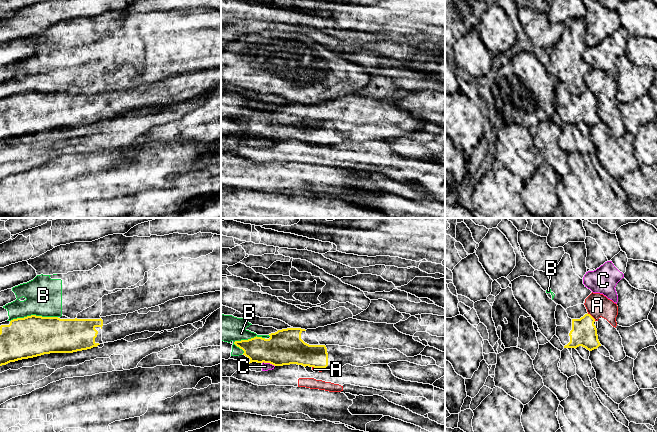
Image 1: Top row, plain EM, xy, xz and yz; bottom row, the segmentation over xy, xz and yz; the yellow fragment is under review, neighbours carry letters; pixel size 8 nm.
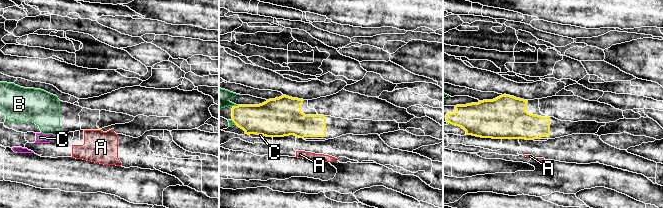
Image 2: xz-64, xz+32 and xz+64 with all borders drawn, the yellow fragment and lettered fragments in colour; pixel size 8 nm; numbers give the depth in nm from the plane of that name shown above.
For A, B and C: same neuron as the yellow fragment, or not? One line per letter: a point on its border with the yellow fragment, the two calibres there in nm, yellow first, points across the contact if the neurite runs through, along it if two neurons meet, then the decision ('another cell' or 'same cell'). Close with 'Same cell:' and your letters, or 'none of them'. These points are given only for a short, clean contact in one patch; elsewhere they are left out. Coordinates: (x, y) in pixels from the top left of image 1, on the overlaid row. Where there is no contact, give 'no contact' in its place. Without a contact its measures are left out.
A: meets yellow in yz at (591, 316); 200 nm thick on the yellow side, 190 nm on the other; border along yz (587, 313), (595, 320); another cell
B: meets yellow in xy at (33, 315); 320 nm thick on the yellow side, 300 nm on the other; another cell
C: meets yellow in xz at (268, 362); 280 nm thick on the yellow side, 60 nm on the other; border along xz (262, 362), (268, 362), (274, 366); another cell
Same cell: none of them

